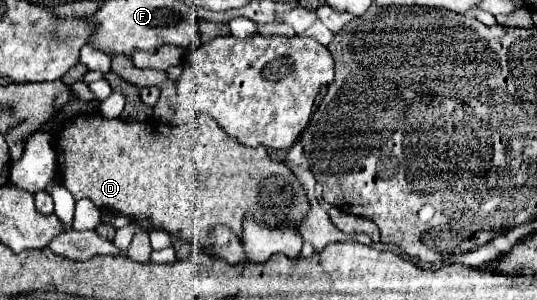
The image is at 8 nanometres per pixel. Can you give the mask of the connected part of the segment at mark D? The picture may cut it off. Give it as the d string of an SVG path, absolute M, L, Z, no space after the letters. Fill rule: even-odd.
M101 115L75 117L57 133L57 179L75 201L91 199L99 209L115 209L131 221L149 221L151 229L167 231L191 245L211 245L209 233L223 225L239 239L243 237L245 217L255 217L271 227L299 227L309 211L309 199L301 181L285 163L275 163L263 145L245 147L231 139L209 115L199 115L185 125L141 123L123 119L103 119Z

